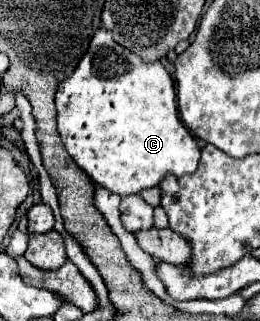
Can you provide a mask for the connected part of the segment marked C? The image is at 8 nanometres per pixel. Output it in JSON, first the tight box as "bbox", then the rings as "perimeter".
{"bbox":[56,28,200,196],"perimeter":[[[104,28],[94,34],[88,52],[76,70],[58,86],[56,120],[62,144],[78,168],[82,168],[94,184],[120,196],[138,194],[144,188],[158,186],[166,174],[192,174],[200,160],[198,142],[180,120],[170,74],[160,62],[146,64],[140,56],[114,42],[112,34]]]}

